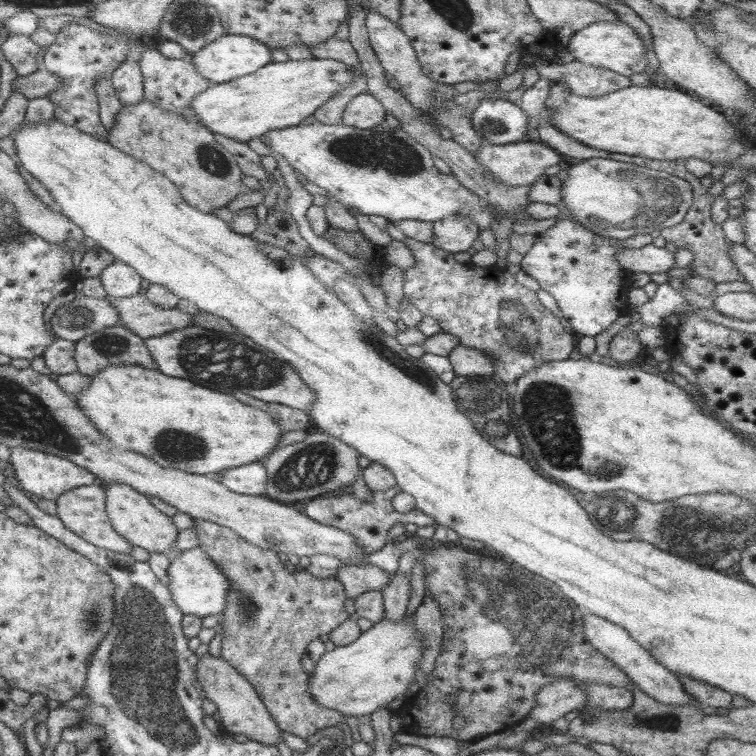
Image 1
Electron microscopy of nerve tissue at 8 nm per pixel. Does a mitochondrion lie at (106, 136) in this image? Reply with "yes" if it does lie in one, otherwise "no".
no

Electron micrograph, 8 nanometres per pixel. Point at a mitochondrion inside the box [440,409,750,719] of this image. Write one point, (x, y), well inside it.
(542, 628)

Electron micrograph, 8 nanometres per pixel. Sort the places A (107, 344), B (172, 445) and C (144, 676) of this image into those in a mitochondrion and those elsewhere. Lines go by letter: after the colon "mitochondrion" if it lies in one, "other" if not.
A: mitochondrion
B: mitochondrion
C: mitochondrion

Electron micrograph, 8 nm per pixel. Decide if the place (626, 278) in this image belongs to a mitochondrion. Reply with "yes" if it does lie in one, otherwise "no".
no

